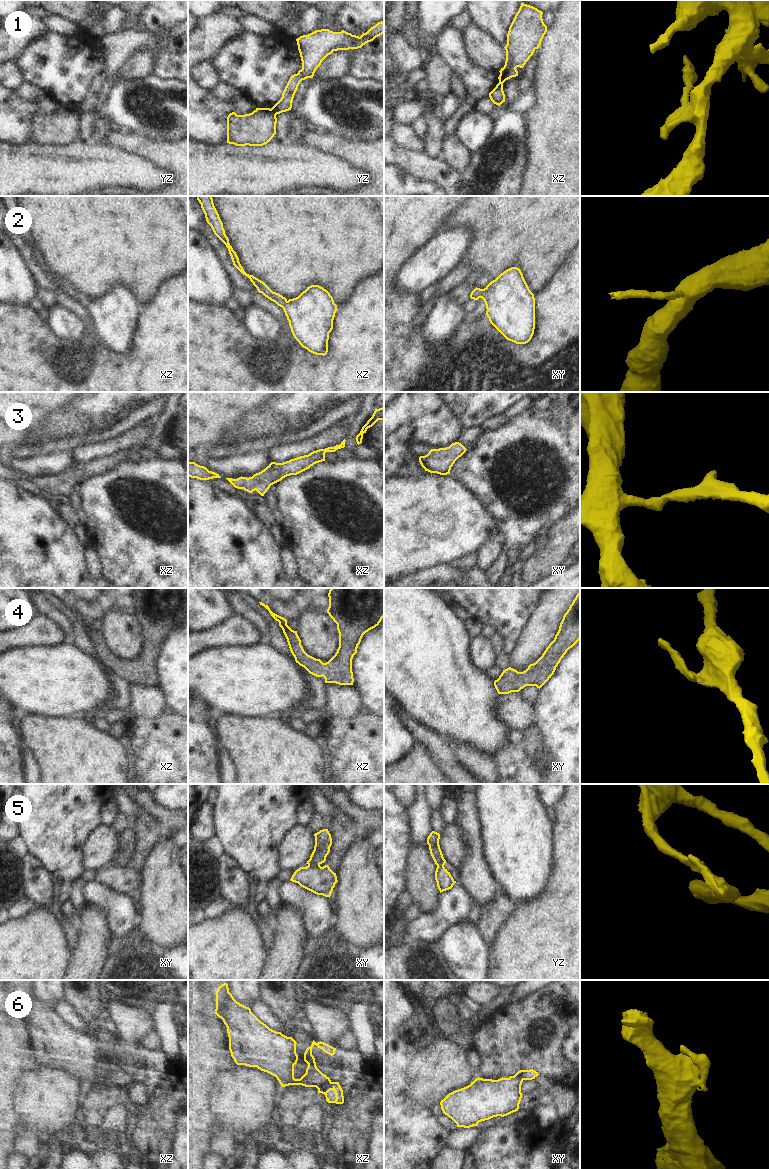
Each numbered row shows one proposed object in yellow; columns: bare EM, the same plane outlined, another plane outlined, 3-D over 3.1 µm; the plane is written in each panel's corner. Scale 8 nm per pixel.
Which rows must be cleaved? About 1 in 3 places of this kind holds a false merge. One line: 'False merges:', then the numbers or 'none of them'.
False merges: 1, 5, 6

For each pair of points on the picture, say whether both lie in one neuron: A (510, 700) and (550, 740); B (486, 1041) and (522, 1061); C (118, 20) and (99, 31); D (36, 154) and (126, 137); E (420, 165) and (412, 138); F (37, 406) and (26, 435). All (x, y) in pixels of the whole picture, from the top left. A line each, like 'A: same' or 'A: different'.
A: different
B: same
C: same
D: different
E: different
F: same

